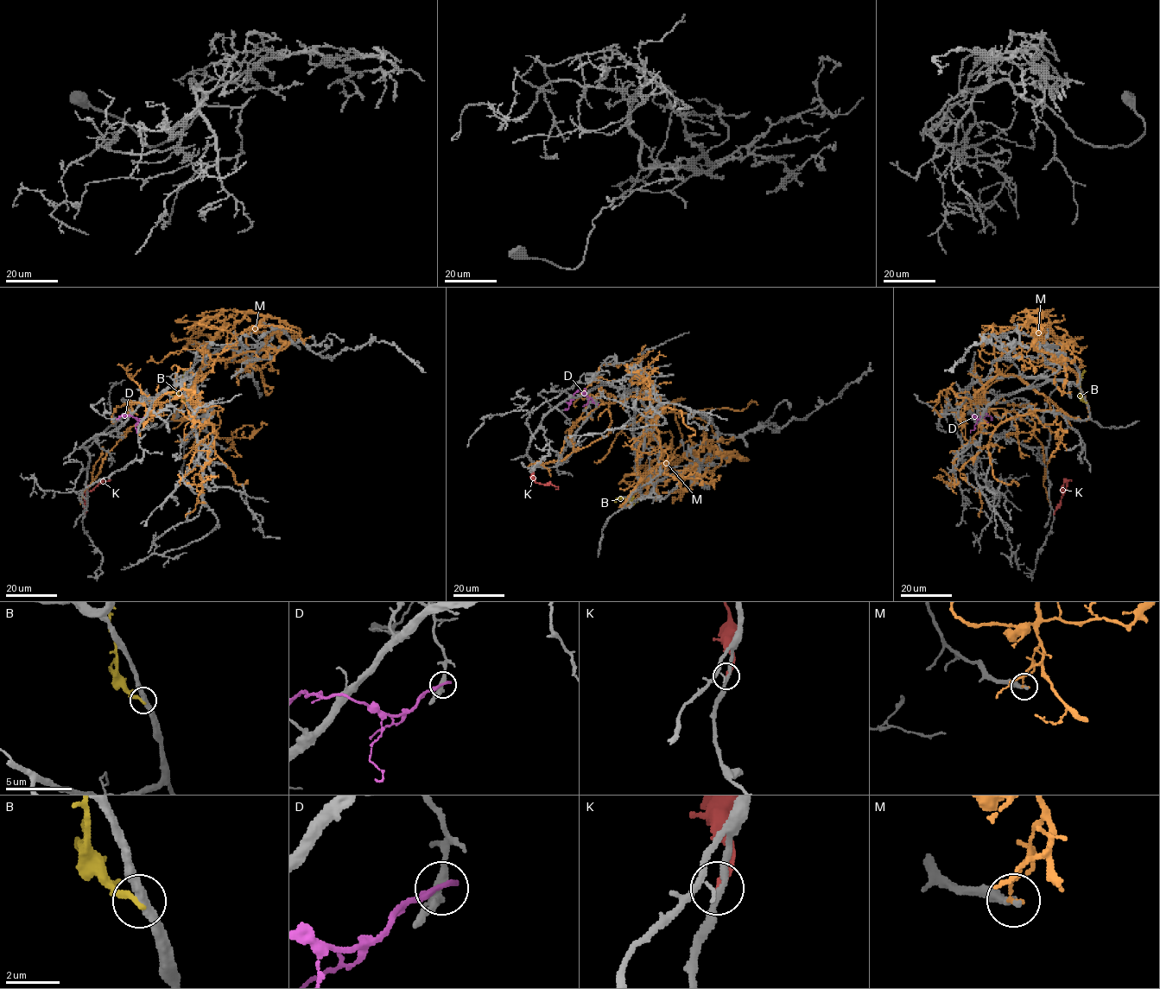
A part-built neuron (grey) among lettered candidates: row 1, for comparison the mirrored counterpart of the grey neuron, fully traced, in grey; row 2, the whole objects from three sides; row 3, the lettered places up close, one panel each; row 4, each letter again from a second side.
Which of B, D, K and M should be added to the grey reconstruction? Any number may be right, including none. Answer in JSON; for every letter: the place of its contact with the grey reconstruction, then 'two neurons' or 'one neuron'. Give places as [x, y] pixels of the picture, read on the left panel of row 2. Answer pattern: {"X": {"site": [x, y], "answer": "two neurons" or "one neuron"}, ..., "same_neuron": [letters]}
{"B": {"site": [186, 402], "answer": "two neurons"}, "D": {"site": [149, 414], "answer": "two neurons"}, "K": {"site": [85, 514], "answer": "two neurons"}, "M": {"site": [230, 450], "answer": "two neurons"}, "same_neuron": []}

